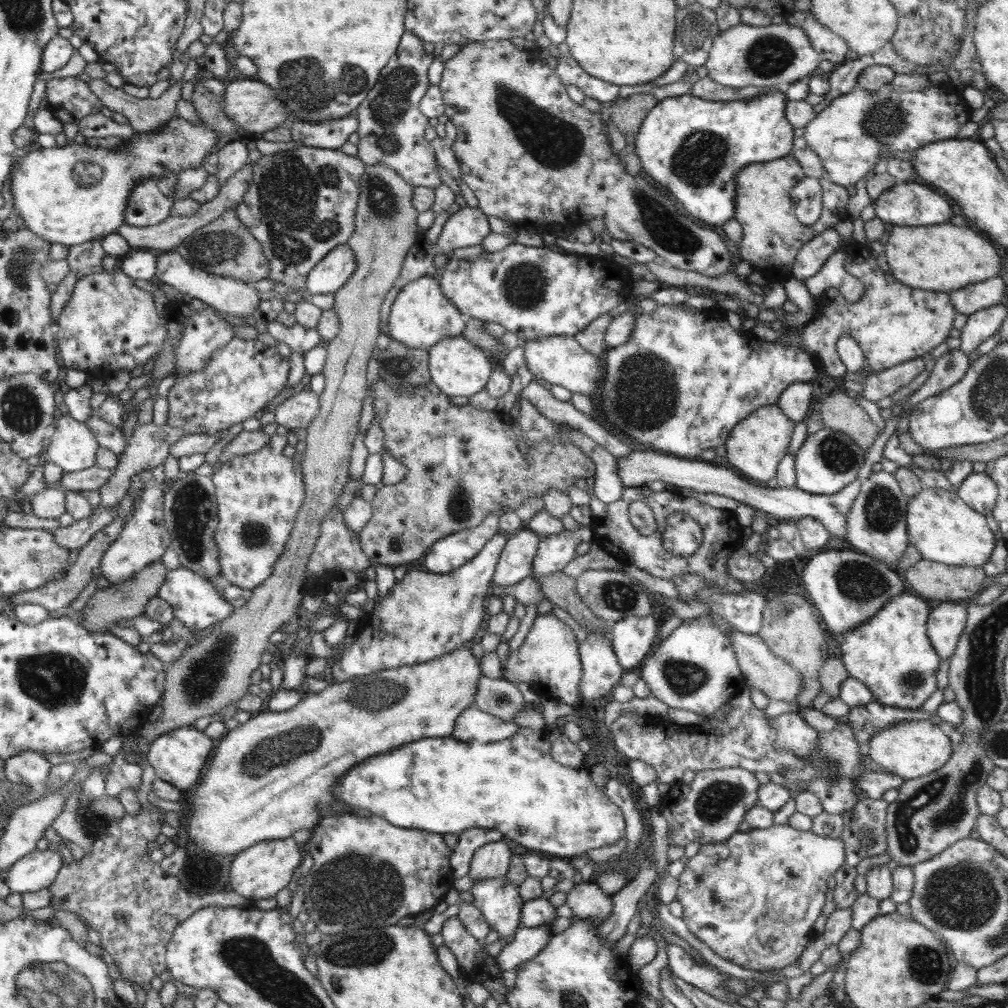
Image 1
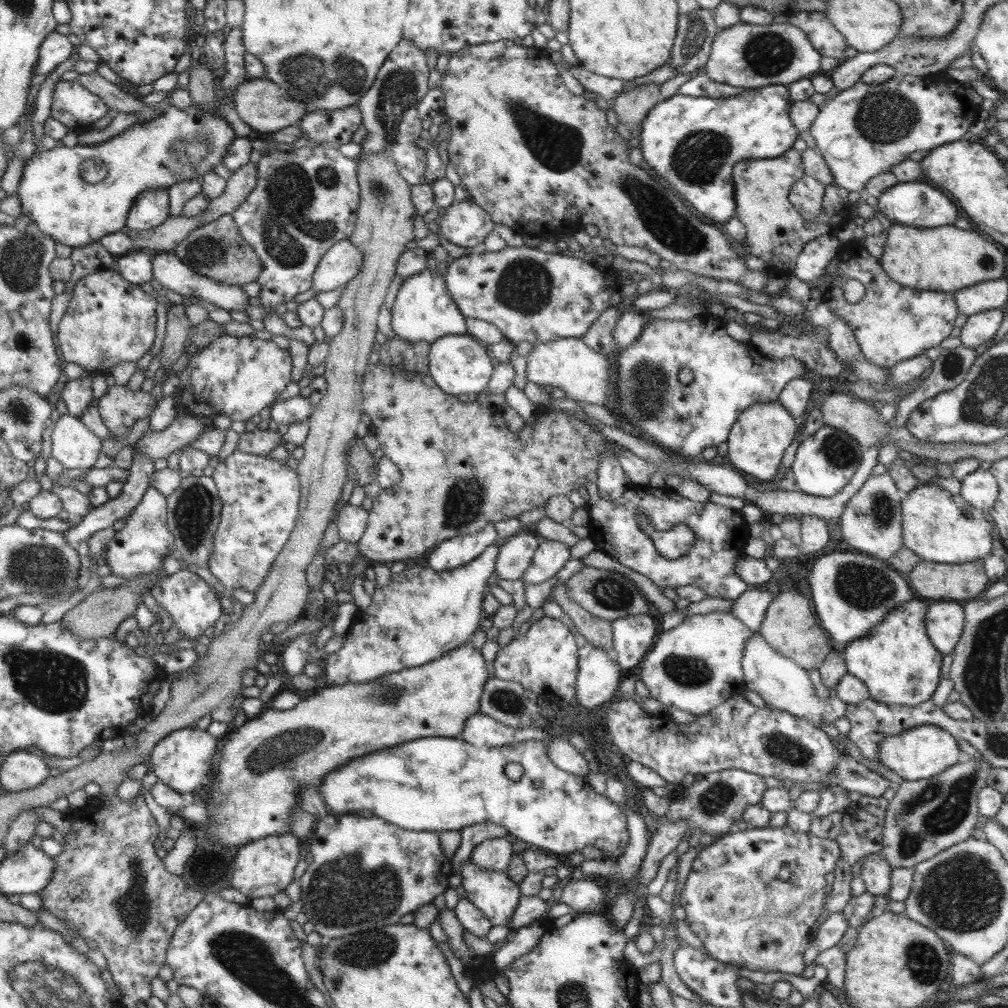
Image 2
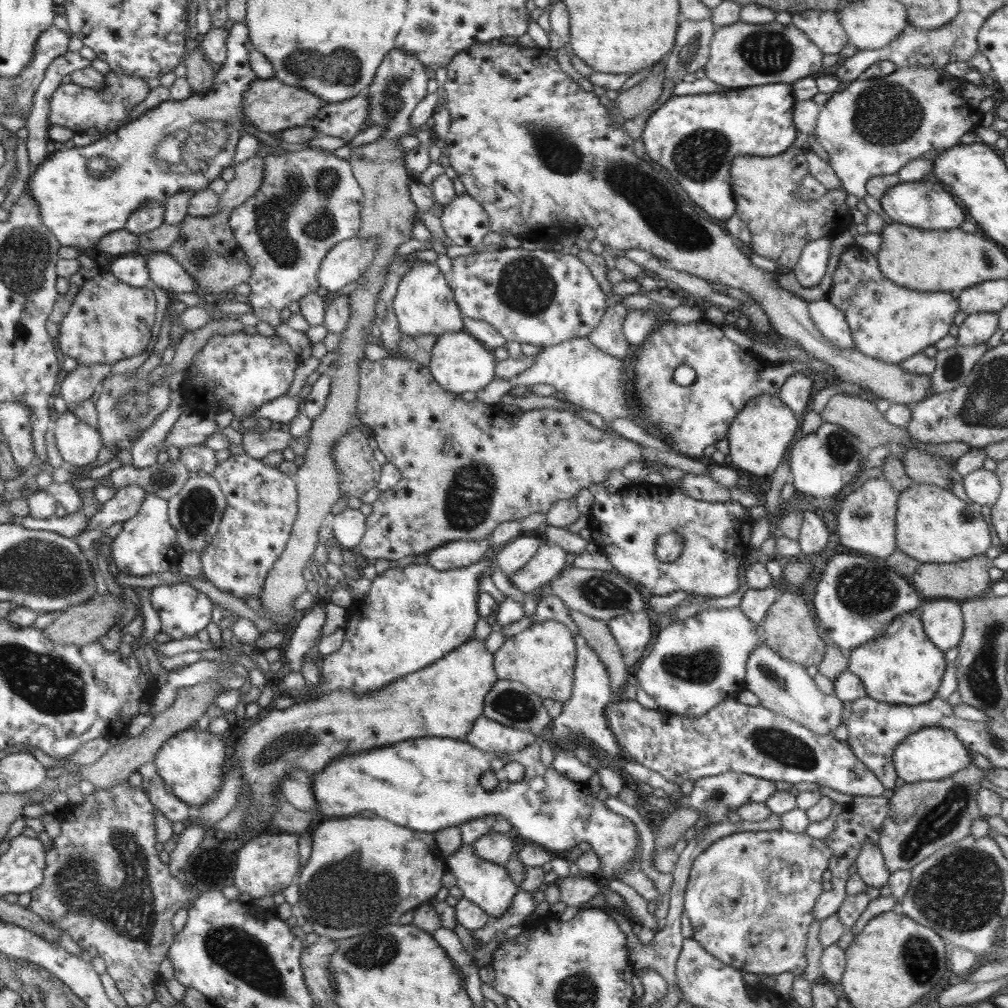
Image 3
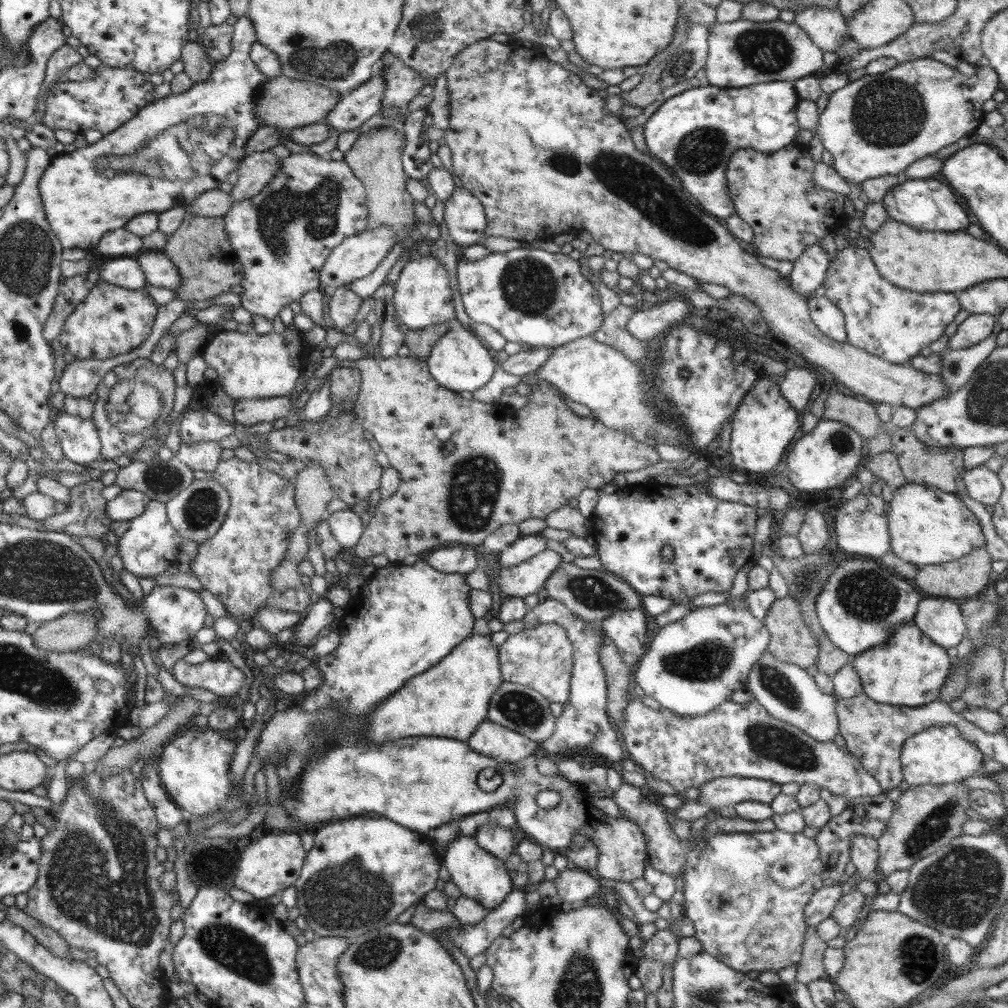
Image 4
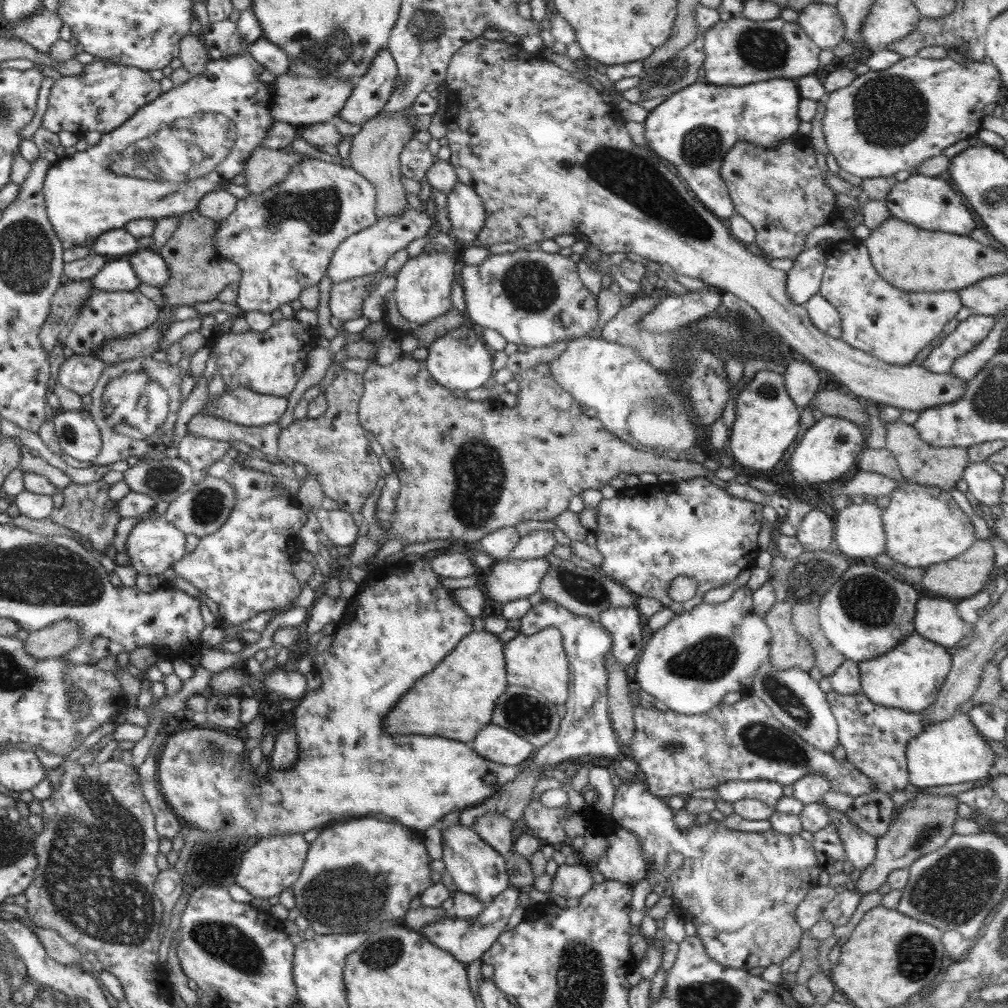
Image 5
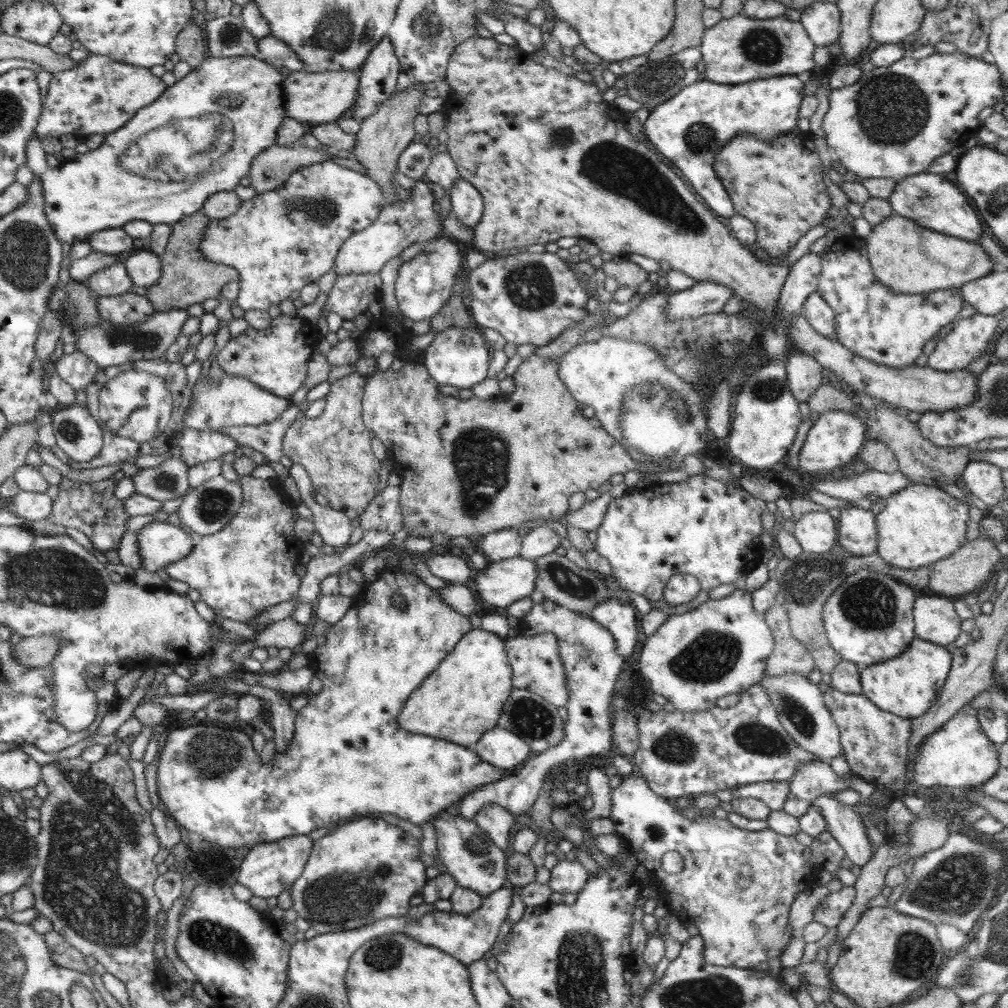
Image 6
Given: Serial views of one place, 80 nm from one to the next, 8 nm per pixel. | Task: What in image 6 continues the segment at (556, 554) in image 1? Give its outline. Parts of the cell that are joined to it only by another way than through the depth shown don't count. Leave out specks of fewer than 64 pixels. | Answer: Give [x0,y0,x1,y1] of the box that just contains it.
[471,557,537,608]

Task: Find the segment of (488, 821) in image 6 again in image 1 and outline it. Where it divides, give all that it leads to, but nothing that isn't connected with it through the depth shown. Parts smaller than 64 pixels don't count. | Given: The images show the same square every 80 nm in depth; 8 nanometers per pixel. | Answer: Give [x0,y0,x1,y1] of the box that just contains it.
[469,841,512,880]

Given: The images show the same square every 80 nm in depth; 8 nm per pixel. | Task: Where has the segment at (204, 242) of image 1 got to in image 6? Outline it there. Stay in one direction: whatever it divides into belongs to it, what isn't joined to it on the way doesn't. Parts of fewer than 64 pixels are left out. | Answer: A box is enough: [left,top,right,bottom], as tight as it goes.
[145,211,239,311]

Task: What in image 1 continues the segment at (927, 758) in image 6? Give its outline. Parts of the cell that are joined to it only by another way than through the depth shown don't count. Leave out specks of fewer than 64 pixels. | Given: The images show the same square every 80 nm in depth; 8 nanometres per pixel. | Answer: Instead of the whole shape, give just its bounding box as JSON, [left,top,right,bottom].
[865,720,953,779]

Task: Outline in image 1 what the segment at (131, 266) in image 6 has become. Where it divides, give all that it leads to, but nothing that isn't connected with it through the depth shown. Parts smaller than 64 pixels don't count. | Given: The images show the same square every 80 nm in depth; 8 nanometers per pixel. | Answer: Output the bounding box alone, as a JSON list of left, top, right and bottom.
[155,250,260,316]

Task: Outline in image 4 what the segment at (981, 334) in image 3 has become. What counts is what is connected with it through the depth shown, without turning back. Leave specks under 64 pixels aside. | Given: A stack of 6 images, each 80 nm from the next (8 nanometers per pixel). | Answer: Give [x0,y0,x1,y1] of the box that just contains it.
[948,314,996,351]

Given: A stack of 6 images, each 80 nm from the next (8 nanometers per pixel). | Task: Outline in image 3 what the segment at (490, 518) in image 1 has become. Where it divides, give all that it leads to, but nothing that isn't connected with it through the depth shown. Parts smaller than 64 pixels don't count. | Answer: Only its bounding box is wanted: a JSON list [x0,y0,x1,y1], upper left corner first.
[428,536,489,571]

